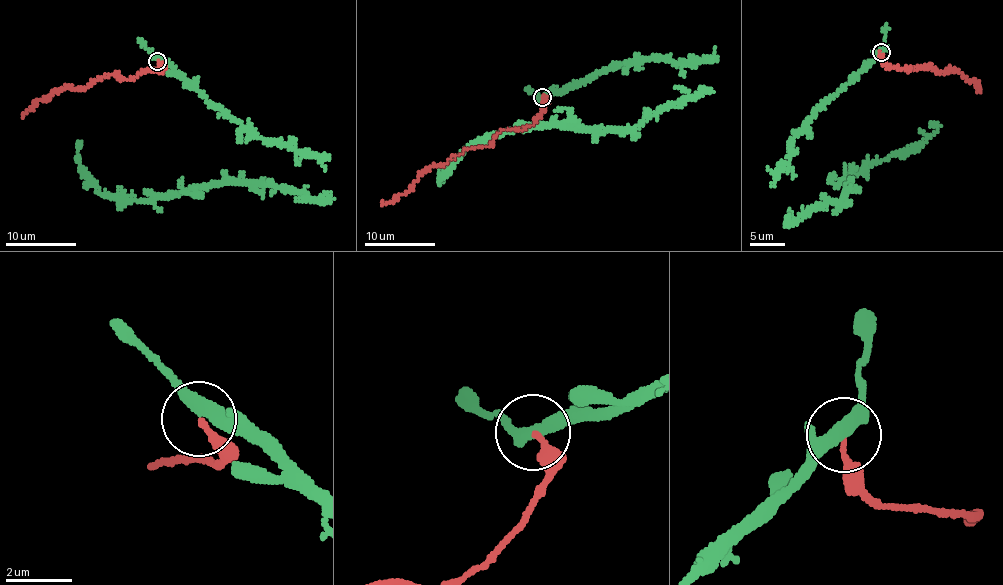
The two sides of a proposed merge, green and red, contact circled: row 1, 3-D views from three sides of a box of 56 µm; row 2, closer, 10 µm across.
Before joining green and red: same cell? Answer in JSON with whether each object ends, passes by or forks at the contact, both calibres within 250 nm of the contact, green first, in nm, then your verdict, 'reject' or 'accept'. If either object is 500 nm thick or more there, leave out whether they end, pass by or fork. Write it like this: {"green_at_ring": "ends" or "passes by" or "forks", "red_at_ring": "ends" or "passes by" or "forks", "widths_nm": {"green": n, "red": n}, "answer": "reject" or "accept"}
{"green_at_ring": "passes by", "red_at_ring": "ends", "widths_nm": {"green": 360, "red": 170}, "answer": "reject"}

